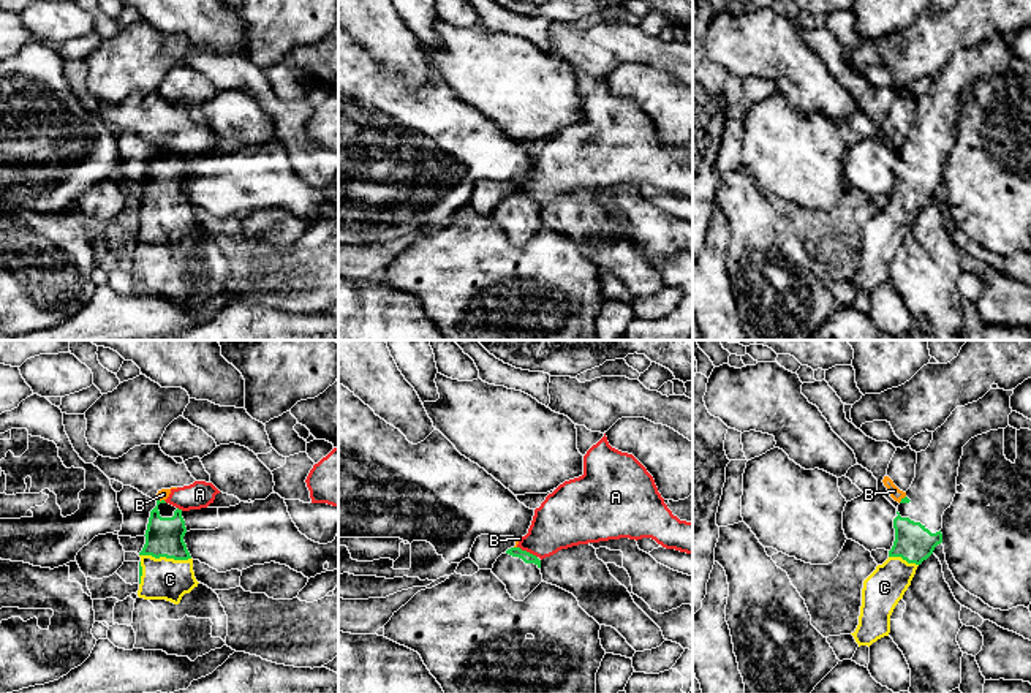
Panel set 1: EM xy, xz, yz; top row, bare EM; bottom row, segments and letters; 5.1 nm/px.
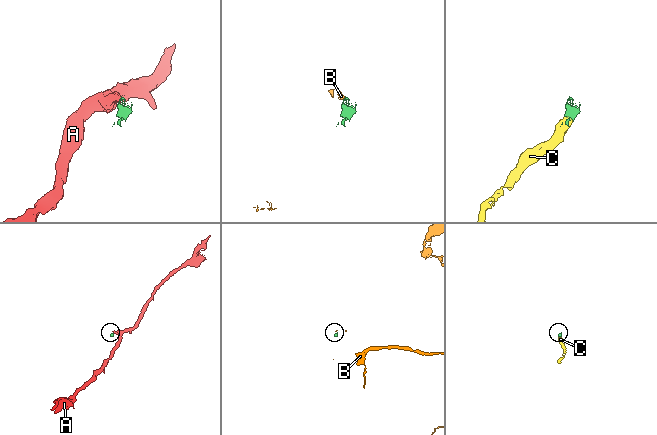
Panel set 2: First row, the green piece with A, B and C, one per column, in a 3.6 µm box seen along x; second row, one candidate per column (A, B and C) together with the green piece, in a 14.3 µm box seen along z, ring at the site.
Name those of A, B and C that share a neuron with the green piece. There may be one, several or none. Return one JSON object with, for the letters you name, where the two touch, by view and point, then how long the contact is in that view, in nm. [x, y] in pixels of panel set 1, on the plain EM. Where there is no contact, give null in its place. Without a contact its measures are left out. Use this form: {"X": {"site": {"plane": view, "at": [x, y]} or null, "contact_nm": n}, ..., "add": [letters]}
{"C": {"site": {"plane": "xy", "at": [165, 201]}, "contact_nm": 260}, "add": ["C"]}

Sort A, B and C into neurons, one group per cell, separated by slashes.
A B / C

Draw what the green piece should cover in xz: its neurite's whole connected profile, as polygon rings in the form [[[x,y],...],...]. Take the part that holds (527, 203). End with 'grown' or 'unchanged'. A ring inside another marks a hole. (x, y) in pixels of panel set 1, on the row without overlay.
[[[511,193],[493,209],[492,218],[506,231],[516,247],[523,247],[541,228],[541,204]]] | grown

